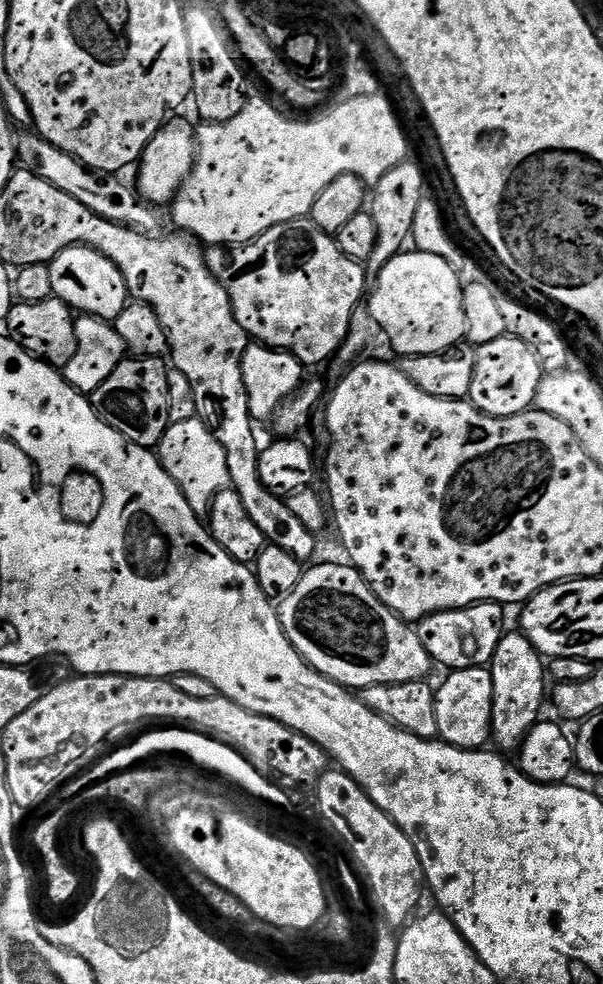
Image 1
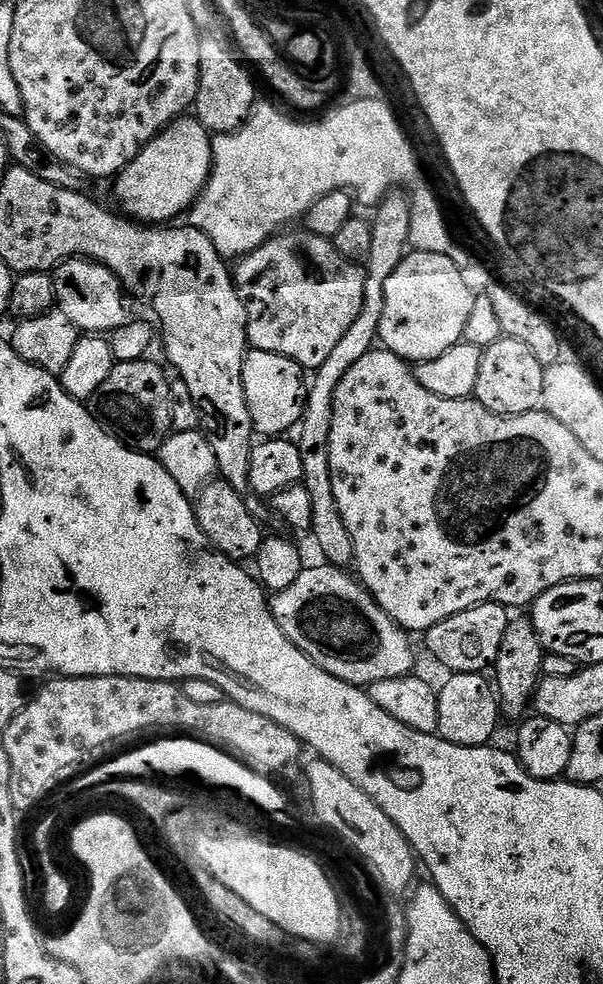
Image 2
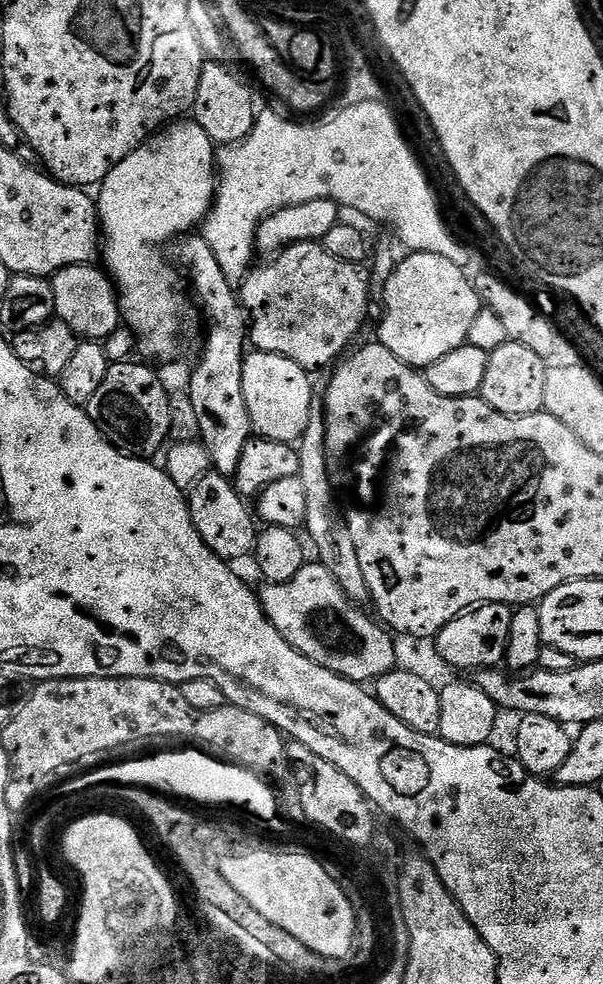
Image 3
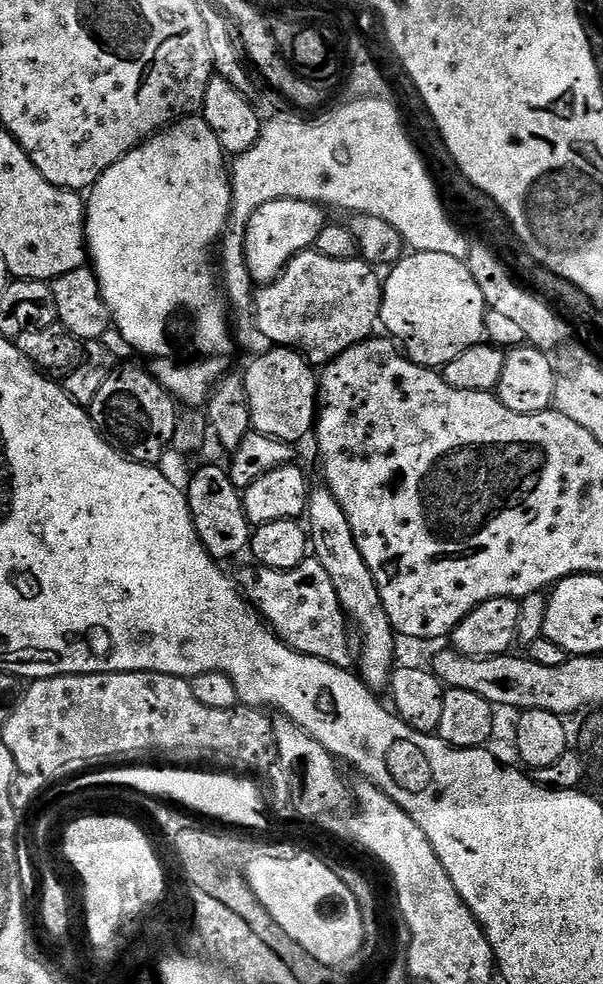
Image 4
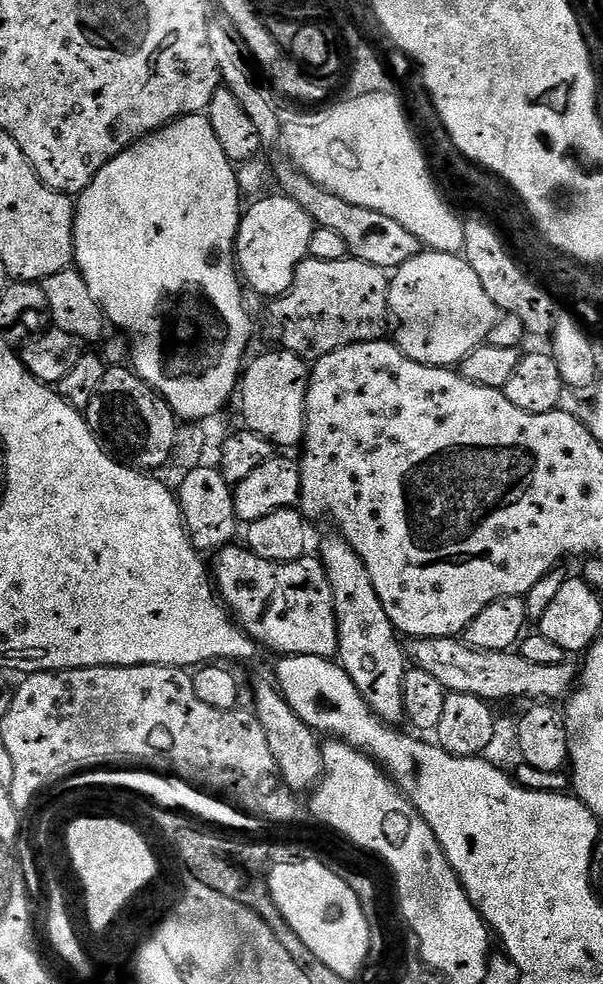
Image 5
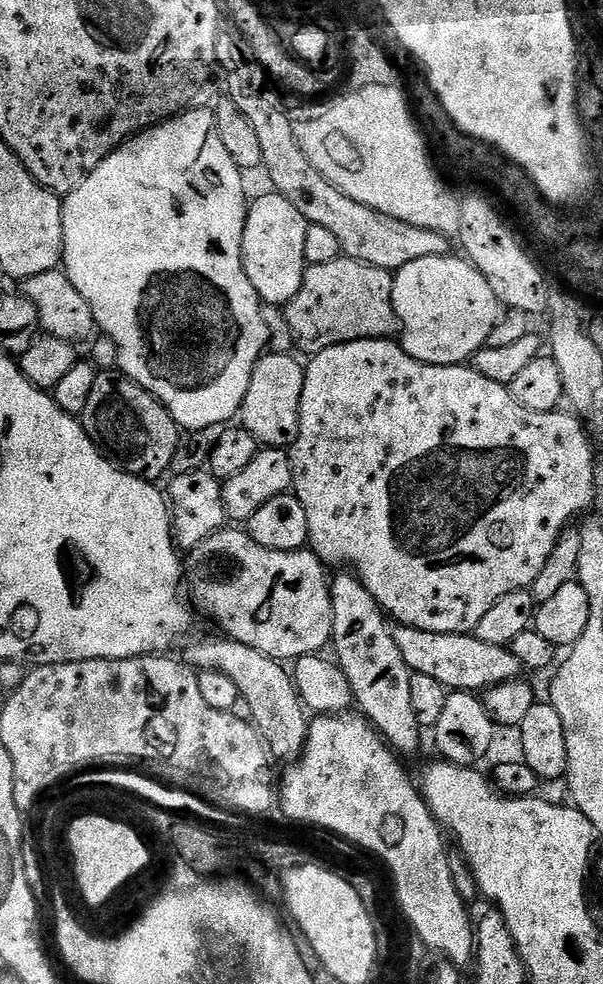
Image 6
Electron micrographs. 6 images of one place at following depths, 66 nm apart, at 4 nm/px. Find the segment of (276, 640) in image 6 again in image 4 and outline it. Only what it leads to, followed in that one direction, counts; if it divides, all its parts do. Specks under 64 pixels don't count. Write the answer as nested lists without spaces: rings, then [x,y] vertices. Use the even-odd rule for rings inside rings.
[[[314,558],[303,560],[294,570],[276,572],[272,568],[251,566],[238,576],[238,584],[247,601],[260,613],[269,628],[296,652],[351,669],[354,648],[348,645],[350,621],[334,594],[330,574]]]

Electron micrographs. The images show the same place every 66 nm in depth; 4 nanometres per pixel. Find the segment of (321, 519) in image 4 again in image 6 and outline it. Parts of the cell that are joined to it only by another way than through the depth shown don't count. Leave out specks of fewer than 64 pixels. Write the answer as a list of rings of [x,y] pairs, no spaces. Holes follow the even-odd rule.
[[[340,570],[330,580],[332,590],[332,644],[336,648],[335,663],[340,665],[342,674],[346,674],[348,685],[352,691],[355,707],[359,709],[365,720],[384,737],[389,748],[397,753],[412,756],[420,748],[422,729],[418,717],[414,715],[414,706],[410,695],[410,682],[413,673],[406,666],[406,658],[402,658],[402,650],[398,650],[398,642],[393,625],[380,603],[362,586],[355,574],[348,570]]]

